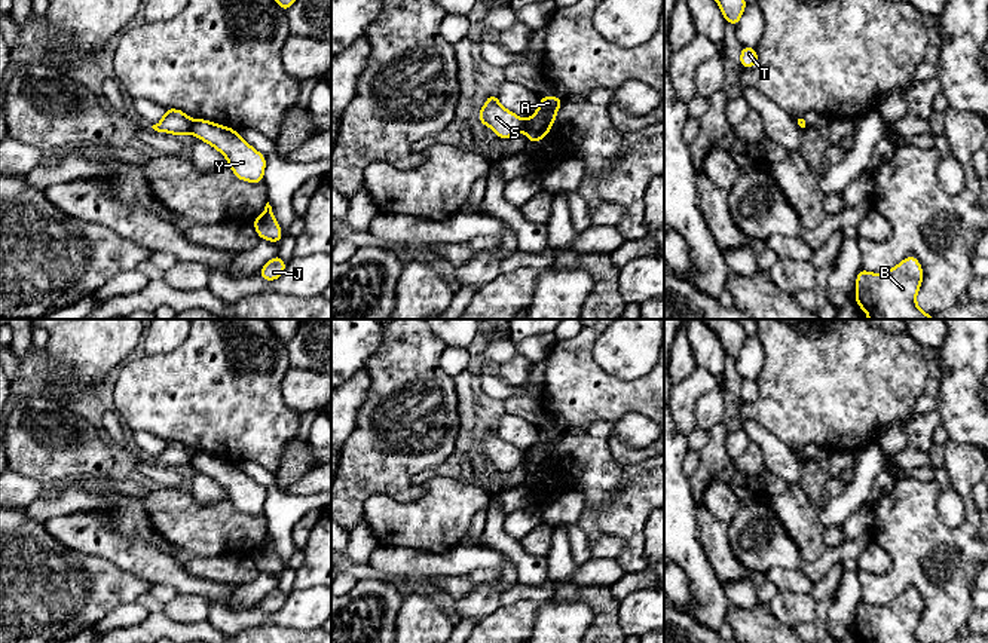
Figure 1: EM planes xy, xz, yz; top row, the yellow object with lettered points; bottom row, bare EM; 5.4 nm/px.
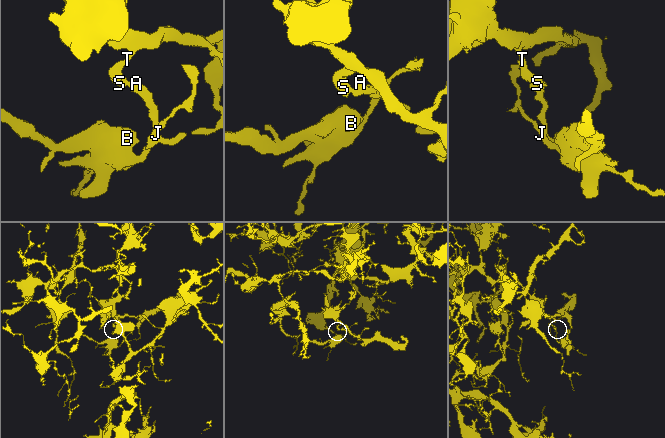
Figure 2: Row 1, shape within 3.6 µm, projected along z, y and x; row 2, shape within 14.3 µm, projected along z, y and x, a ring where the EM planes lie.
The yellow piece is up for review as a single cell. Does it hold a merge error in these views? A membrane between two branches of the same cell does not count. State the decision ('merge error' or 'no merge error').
merge error

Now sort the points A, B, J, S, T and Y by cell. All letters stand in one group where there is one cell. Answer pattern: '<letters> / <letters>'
A B J Y / S T

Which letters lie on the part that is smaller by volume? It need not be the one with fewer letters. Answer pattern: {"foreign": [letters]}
{"foreign": ["A", "B", "J", "Y"]}

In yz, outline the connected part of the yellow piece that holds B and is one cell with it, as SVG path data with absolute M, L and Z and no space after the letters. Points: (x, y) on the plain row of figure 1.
M912 587L884 606L860 601L854 633L862 643L921 643L915 630L923 609L923 600Z

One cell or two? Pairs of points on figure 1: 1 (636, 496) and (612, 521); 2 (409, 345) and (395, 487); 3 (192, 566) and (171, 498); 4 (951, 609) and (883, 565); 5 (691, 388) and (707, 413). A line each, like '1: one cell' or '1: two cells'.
1: one cell
2: one cell
3: two cells
4: two cells
5: two cells

